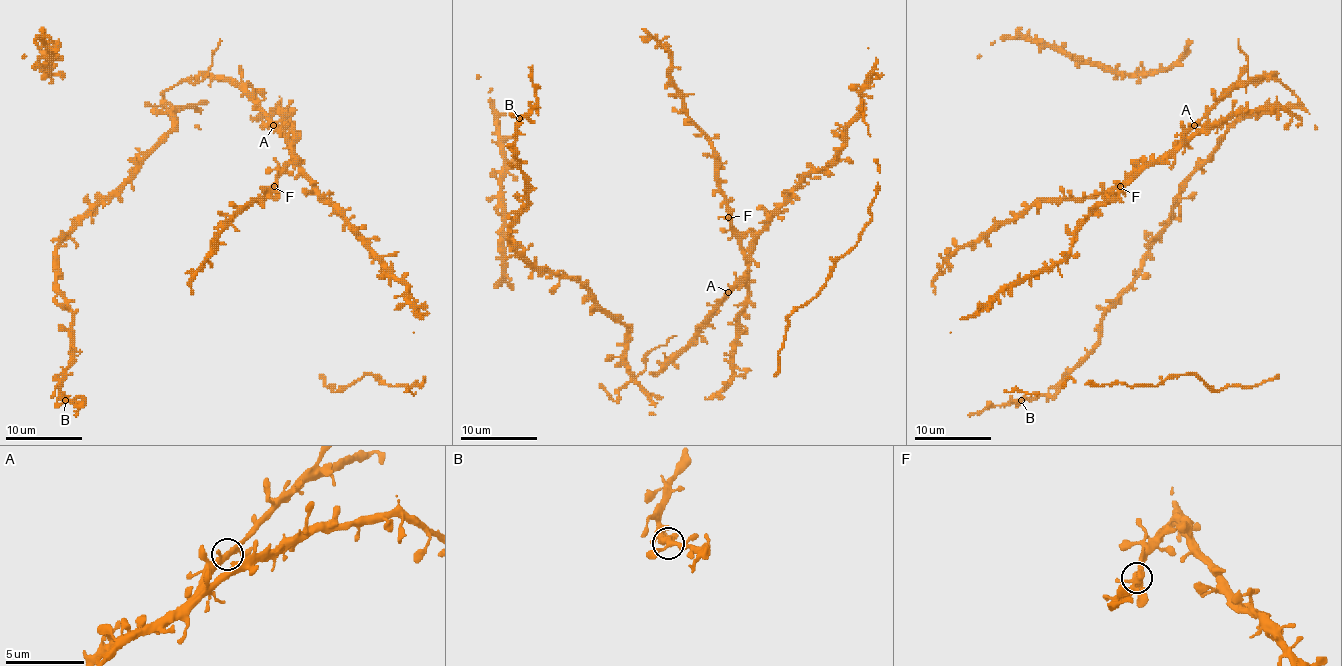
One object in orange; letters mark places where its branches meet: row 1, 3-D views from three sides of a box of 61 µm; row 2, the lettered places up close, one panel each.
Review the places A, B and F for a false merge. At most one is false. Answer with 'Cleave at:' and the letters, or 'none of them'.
Cleave at: none of them

